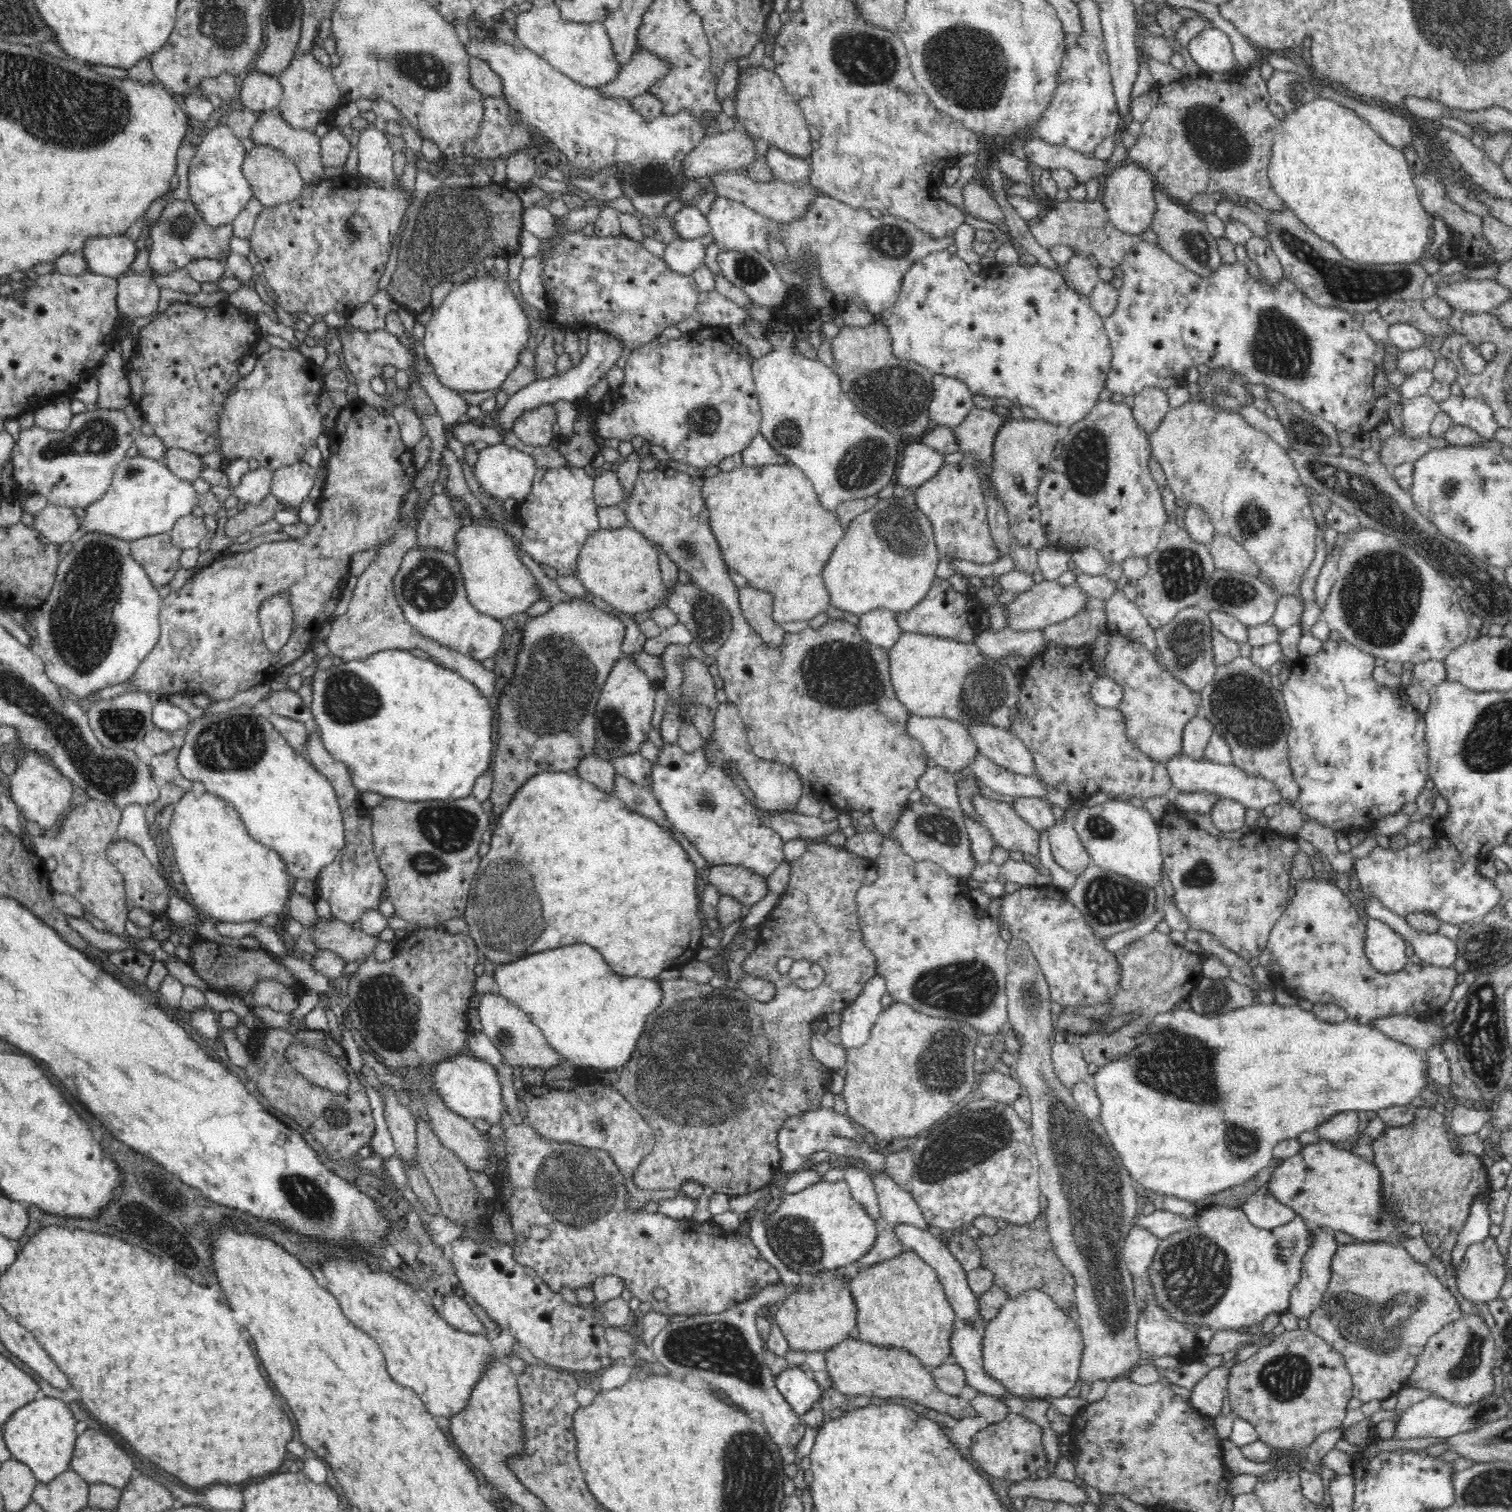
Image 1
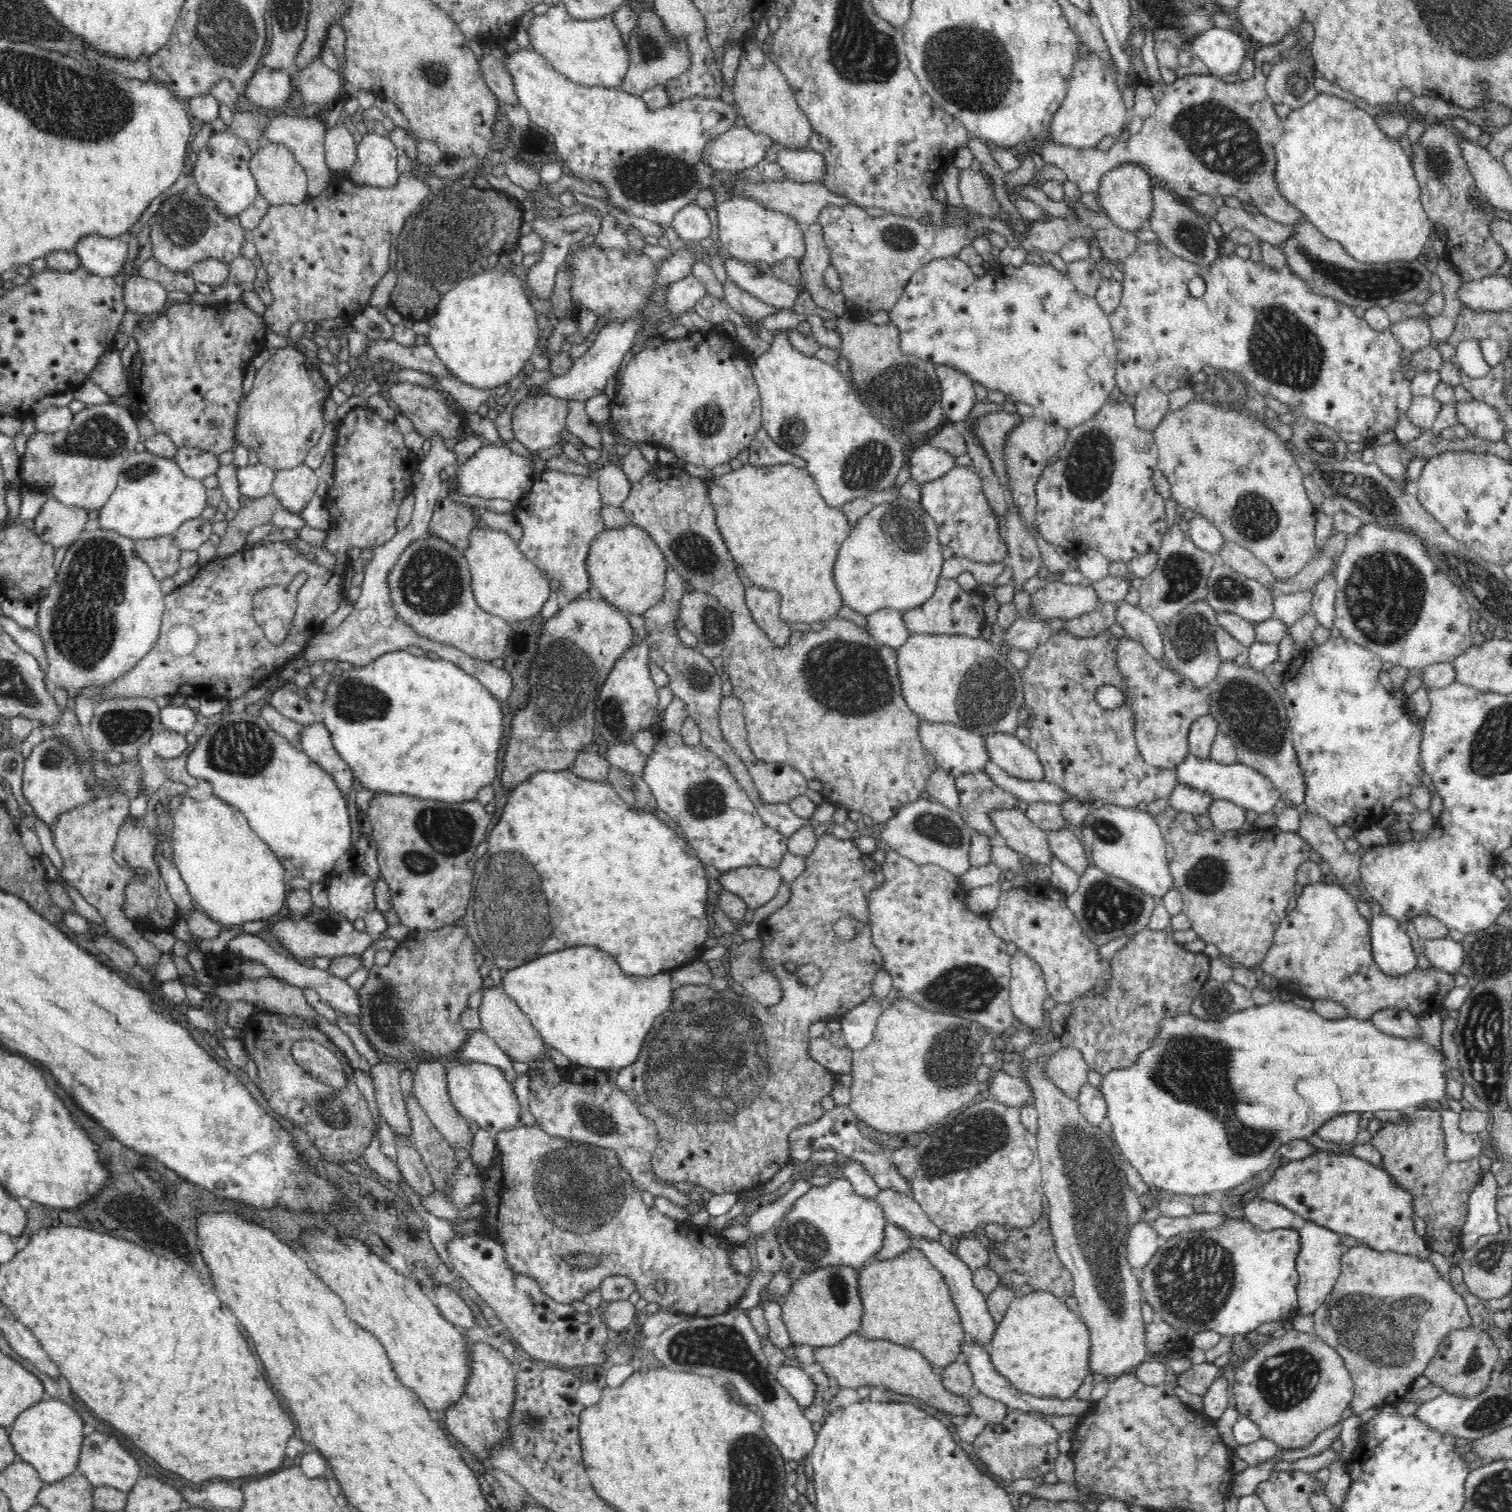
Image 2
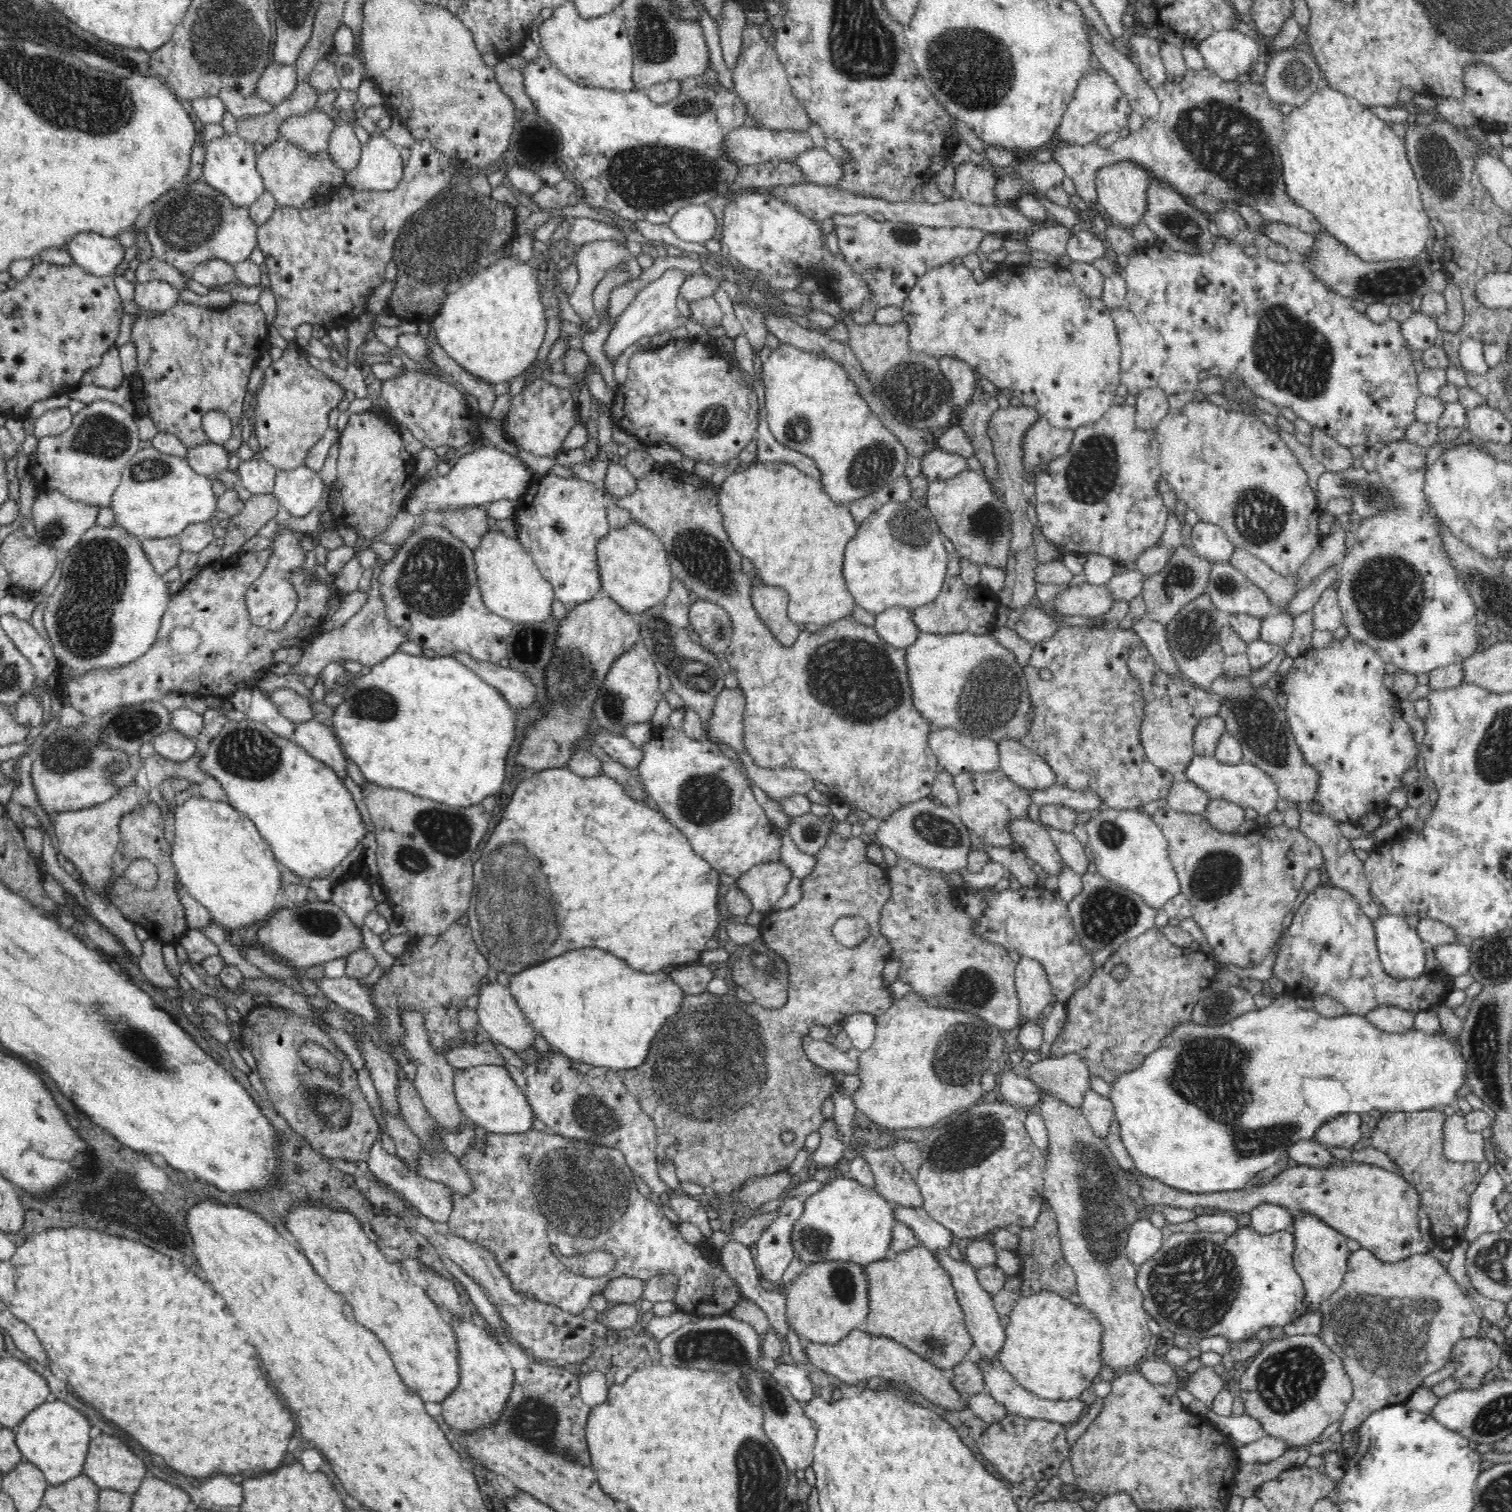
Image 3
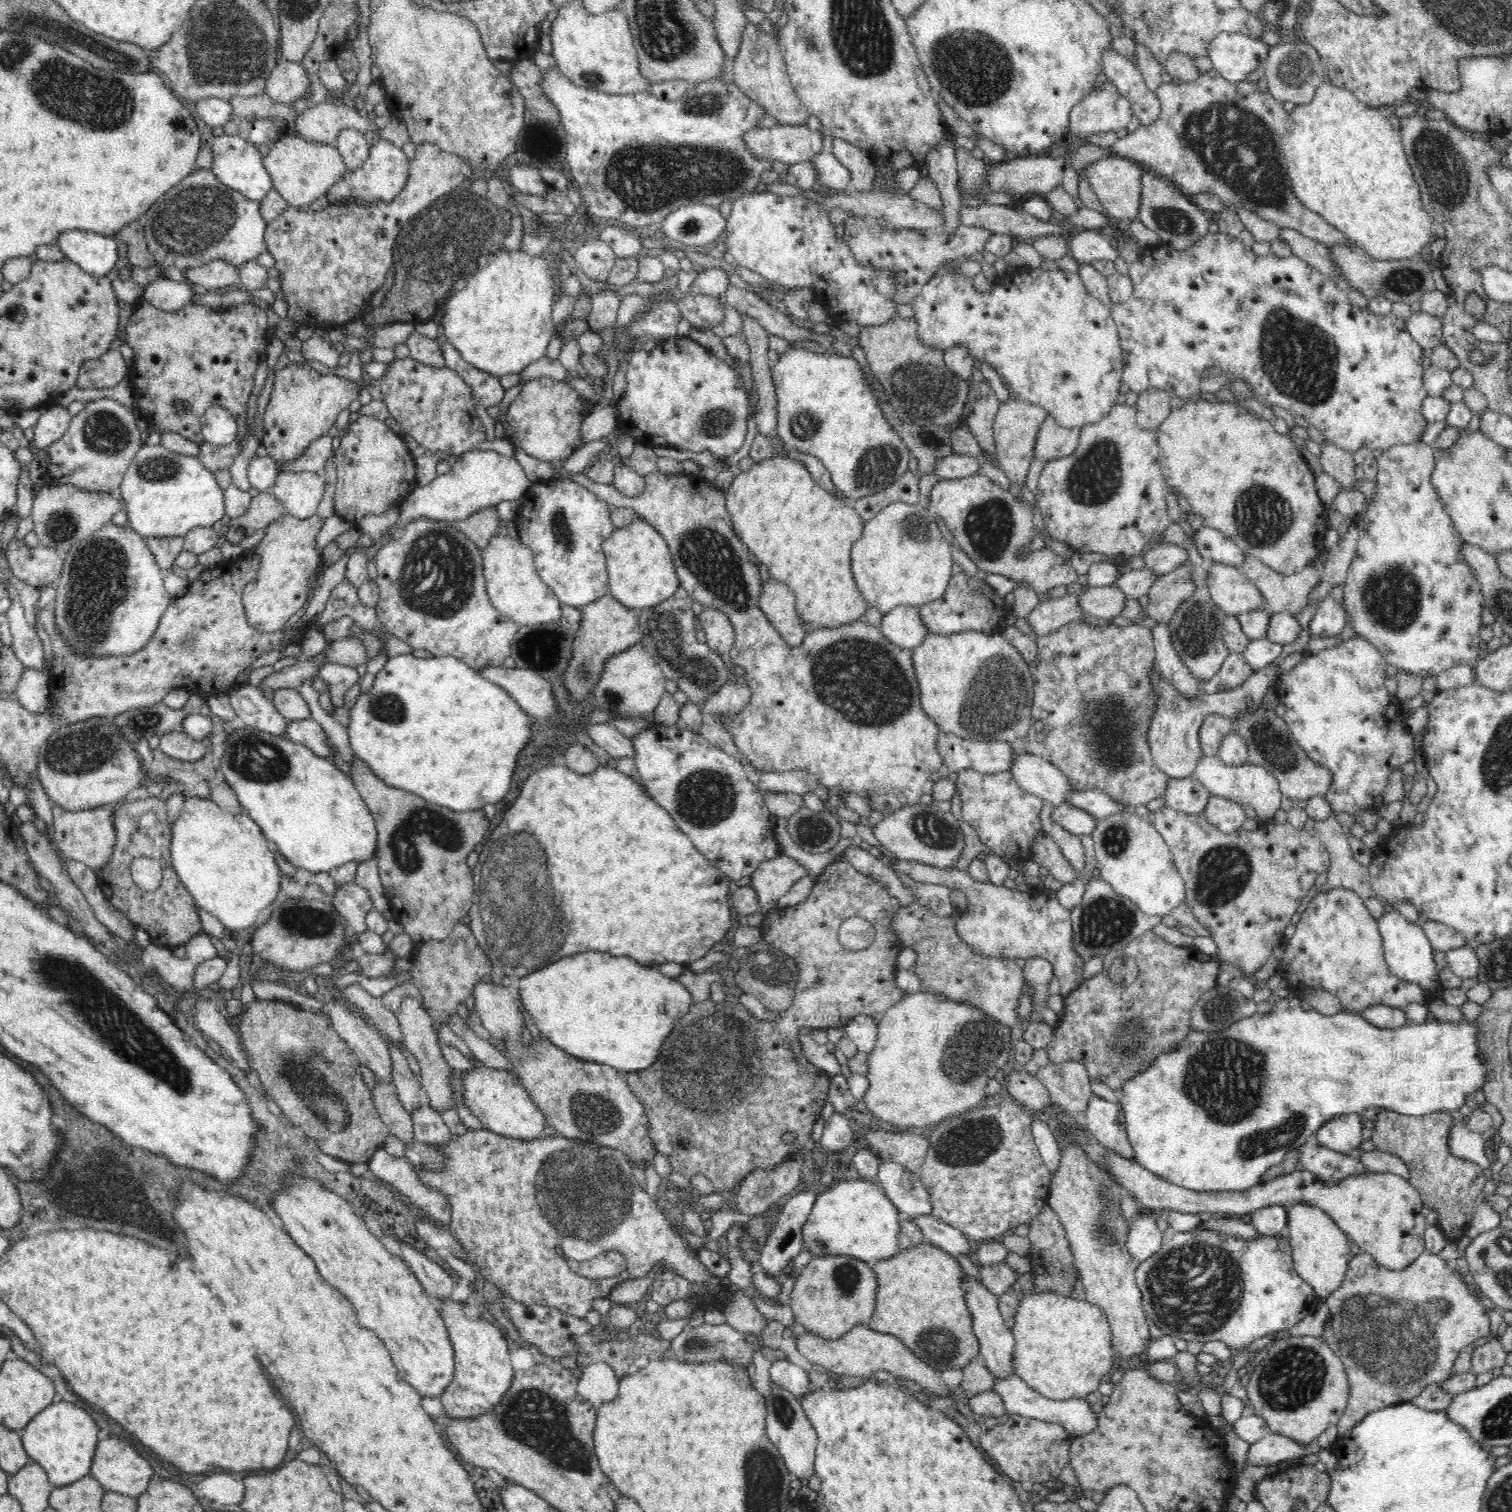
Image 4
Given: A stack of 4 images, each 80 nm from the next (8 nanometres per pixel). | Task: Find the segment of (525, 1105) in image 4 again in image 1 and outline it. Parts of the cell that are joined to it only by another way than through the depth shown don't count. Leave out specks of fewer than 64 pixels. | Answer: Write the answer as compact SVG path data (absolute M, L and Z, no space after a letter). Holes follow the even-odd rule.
M466 1052L458 1054L458 1058L454 1058L452 1062L436 1063L432 1082L438 1088L436 1095L440 1095L440 1099L454 1114L472 1121L476 1118L487 1120L491 1126L498 1124L502 1118L504 1122L504 1119L508 1117L506 1106L502 1101L503 1085L498 1071L491 1064L482 1062L473 1056L470 1058L470 1054Z

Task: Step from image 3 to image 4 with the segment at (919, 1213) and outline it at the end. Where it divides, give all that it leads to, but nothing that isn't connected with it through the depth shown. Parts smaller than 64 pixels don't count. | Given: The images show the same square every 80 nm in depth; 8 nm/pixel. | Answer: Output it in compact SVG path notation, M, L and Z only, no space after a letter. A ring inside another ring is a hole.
M933 1215L914 1216L911 1218L922 1231L925 1242L936 1245L939 1249L946 1251L954 1256L970 1256L972 1246L970 1239L954 1227L950 1227Z

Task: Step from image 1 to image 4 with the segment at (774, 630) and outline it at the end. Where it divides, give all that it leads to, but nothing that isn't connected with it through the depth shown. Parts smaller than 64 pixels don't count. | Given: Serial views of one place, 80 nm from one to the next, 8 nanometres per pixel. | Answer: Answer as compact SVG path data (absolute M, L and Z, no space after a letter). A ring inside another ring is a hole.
M772 578L766 580L757 602L760 603L765 618L786 643L793 646L804 640L808 632L802 619L797 618L796 611L793 610L793 592L786 583L776 582Z

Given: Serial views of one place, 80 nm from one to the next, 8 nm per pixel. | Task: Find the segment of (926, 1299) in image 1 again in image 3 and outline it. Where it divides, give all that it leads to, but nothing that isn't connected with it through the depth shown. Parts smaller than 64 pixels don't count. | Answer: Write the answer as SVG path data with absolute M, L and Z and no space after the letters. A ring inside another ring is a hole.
M919 1244L884 1260L867 1264L864 1274L868 1279L868 1314L863 1329L868 1334L895 1340L943 1370L954 1368L966 1358L973 1342L965 1327L964 1311L960 1308L948 1271L940 1266L932 1249Z

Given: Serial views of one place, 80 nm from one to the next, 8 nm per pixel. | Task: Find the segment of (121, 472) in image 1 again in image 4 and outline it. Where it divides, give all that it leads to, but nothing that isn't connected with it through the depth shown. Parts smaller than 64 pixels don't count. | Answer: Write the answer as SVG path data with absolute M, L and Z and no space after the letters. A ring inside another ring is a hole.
M144 446L136 454L134 461L124 474L120 490L122 490L122 506L126 500L126 512L130 518L130 526L136 534L148 537L183 537L185 533L196 531L199 527L212 527L218 520L226 518L225 493L218 486L212 471L205 471L196 457L183 456L171 452L162 446Z

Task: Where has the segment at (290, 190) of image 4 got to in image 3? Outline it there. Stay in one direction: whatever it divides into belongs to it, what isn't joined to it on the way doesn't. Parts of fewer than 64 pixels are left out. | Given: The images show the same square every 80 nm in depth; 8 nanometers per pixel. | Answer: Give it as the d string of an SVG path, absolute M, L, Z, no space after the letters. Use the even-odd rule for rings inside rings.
M284 138L276 139L275 142L266 146L260 156L256 158L256 171L258 171L258 174L264 179L265 190L272 193L272 196L276 198L276 202L289 207L298 207L307 203L309 199L315 198L312 196L312 194L314 194L314 188L320 186L322 182L330 185L342 184L346 174L340 165L336 165L336 163L332 161L332 157L330 157L330 153L327 153L327 150L324 150L318 158L310 157L310 155L304 154L304 149L292 145L292 143Z

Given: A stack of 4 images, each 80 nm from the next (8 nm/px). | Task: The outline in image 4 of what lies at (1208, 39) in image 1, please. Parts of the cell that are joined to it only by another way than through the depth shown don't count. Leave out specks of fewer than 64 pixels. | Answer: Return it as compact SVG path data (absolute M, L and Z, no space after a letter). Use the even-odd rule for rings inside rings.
M1220 32L1209 41L1205 55L1213 64L1212 71L1232 83L1243 83L1264 62L1269 47L1239 32Z

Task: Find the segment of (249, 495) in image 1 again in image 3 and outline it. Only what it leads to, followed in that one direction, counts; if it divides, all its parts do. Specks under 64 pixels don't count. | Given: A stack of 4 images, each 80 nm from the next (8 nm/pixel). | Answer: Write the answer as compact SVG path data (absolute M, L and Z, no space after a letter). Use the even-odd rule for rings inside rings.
M260 458L242 461L239 466L240 483L252 495L273 493L278 473L266 460Z

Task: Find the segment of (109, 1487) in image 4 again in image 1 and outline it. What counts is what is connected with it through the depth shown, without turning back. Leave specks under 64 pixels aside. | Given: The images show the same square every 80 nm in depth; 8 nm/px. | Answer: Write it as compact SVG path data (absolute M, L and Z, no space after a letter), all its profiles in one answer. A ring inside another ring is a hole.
M88 1427L78 1434L69 1468L89 1485L110 1484L124 1488L134 1470L132 1458L106 1434Z

